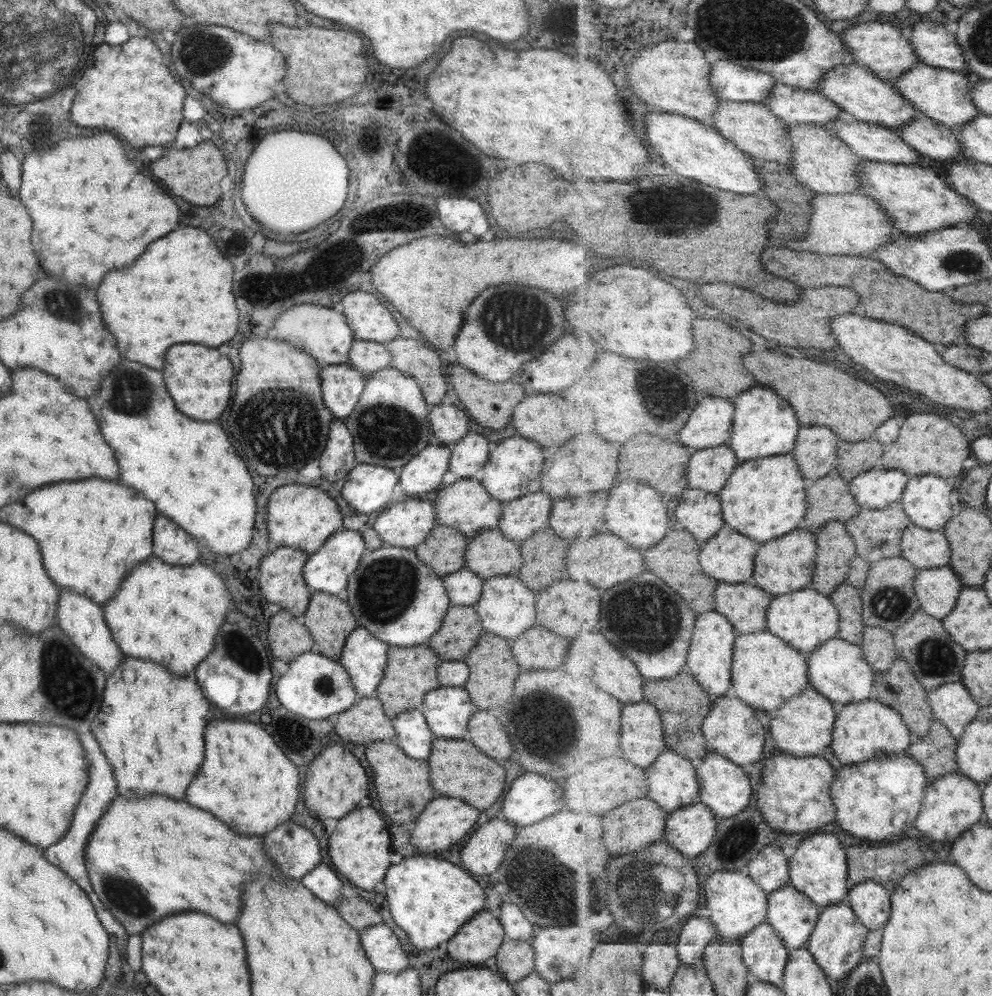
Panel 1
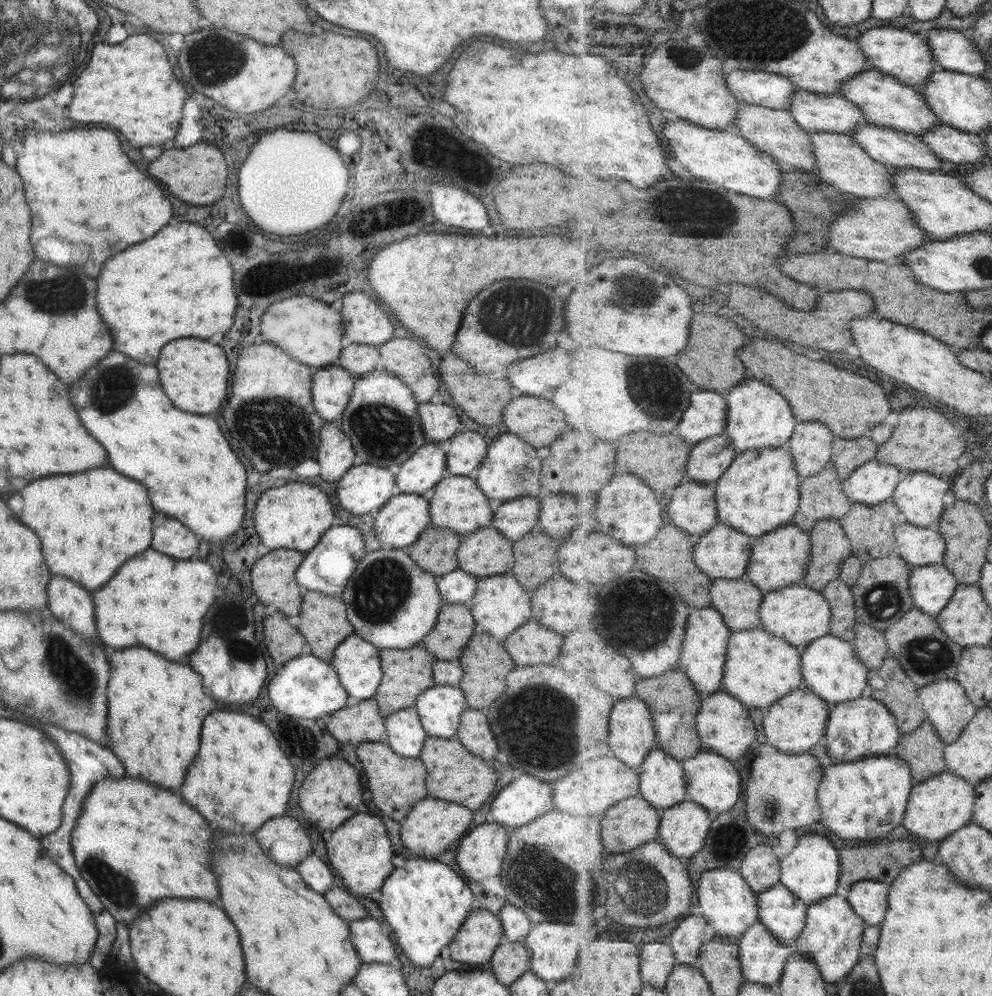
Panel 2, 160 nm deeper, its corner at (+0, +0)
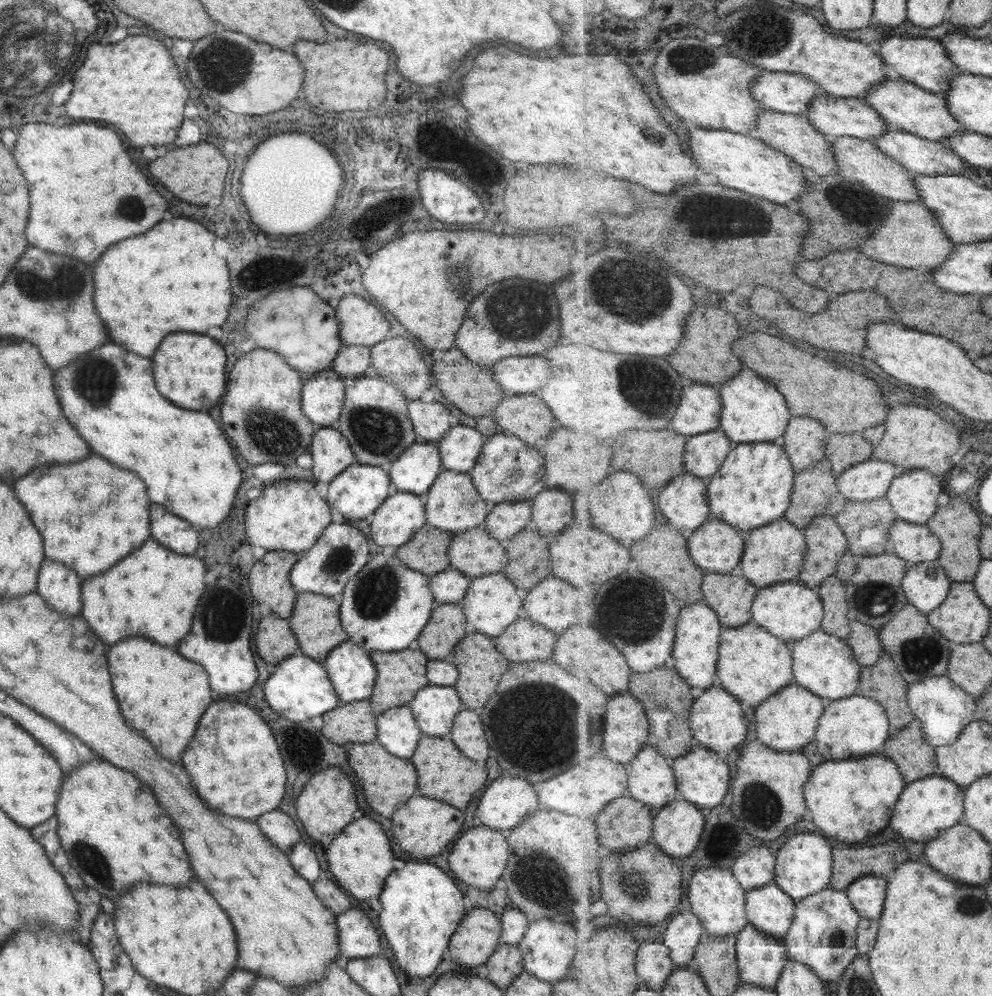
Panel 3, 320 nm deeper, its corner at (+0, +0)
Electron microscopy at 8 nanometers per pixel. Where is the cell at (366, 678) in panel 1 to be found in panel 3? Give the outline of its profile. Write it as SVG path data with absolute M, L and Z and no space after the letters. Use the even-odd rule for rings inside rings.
M347 640L321 662L341 704L368 700L372 693L376 670L367 654Z

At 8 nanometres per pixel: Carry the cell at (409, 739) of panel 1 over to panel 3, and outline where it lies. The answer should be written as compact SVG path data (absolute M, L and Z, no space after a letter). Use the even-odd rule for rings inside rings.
M388 708L374 716L376 741L391 755L409 759L421 732L410 709Z

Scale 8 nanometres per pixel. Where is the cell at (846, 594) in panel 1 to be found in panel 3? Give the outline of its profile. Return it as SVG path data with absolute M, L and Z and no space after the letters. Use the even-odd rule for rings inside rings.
M836 574L822 582L817 589L824 601L825 616L822 629L847 640L851 632L846 581Z

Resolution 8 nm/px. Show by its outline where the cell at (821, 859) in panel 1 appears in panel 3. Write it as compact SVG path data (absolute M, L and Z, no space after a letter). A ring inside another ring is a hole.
M797 833L789 837L776 854L776 878L774 882L796 901L819 894L831 888L833 882L834 846L813 833Z

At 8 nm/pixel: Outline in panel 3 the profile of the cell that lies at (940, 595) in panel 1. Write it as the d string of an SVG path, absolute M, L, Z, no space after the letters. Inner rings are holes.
M939 561L909 563L902 587L908 602L927 615L944 603L952 580Z

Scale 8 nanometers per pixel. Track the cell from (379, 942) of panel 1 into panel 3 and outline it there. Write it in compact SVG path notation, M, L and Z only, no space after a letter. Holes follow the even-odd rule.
M349 908L334 915L334 918L338 948L336 961L342 969L348 960L381 954L379 934L363 912Z

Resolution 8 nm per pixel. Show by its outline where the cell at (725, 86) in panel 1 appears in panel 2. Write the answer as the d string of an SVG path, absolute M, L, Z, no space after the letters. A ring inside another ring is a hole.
M765 71L726 72L726 83L744 104L758 104L775 110L790 110L797 86L789 77Z

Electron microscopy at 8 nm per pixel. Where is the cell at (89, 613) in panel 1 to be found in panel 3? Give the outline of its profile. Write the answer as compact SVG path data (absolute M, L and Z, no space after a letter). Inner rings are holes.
M47 558L41 561L37 571L37 592L54 611L65 615L80 614L79 584L81 580L71 568Z

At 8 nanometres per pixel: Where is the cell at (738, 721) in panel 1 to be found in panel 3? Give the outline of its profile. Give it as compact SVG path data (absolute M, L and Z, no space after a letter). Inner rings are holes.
M718 684L704 689L702 695L694 700L690 724L692 733L699 744L707 749L717 751L721 756L733 752L749 734L749 720L745 718L745 705L733 693Z

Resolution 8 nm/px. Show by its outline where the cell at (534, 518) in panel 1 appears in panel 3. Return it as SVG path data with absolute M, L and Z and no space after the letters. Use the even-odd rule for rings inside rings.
M517 501L516 503L501 502L487 514L485 518L485 529L489 536L503 544L507 540L523 533L523 526L529 520L529 504L527 501Z

